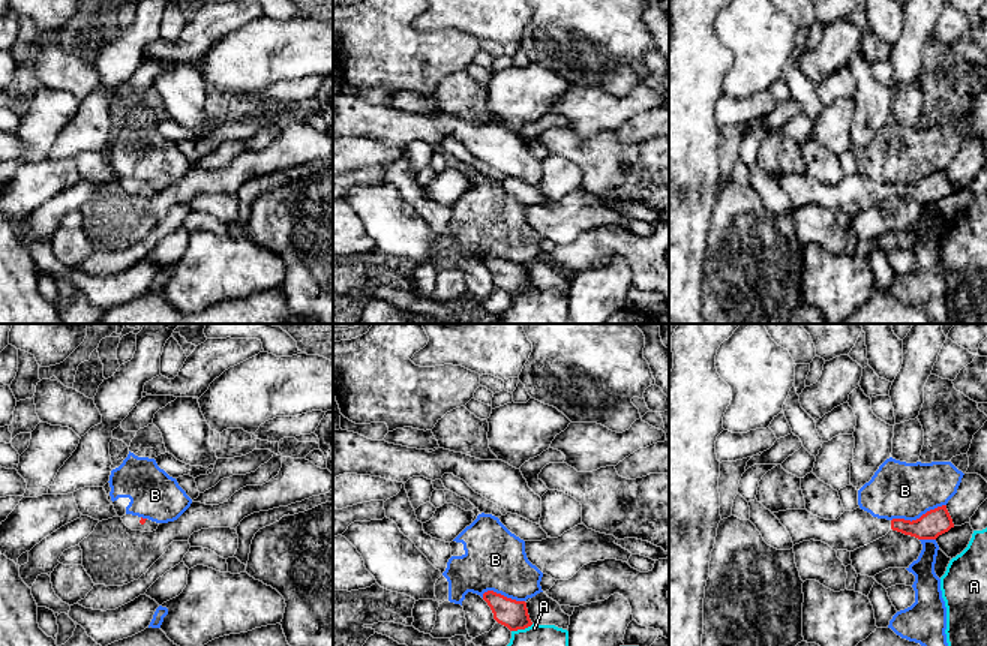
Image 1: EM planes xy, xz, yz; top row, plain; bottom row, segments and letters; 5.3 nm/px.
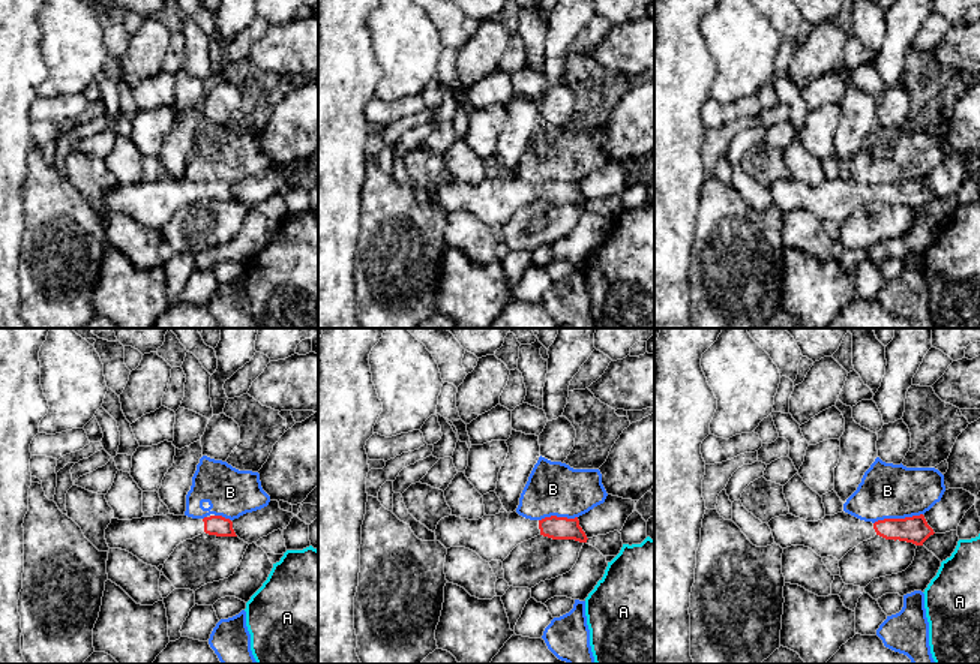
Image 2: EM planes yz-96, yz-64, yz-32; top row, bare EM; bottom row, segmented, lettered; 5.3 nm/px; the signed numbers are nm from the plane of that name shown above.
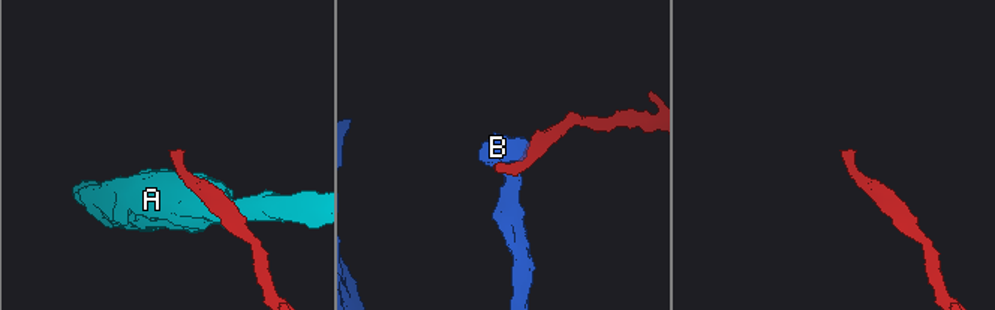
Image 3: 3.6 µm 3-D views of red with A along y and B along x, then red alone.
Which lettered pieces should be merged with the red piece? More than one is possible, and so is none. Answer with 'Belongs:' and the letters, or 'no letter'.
Belongs: no letter

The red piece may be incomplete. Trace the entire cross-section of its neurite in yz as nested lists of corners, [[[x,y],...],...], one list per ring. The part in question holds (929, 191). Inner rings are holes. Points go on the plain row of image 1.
[[[946,169],[927,175],[916,184],[878,183],[856,172],[844,175],[837,184],[825,184],[804,174],[772,177],[789,196],[794,210],[802,205],[822,205],[832,214],[854,216],[882,201],[891,193],[918,204],[936,204],[954,192]]]

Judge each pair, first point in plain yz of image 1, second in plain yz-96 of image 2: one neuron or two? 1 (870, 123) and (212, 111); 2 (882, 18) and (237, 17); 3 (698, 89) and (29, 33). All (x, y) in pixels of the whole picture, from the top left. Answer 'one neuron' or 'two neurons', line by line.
1: two neurons
2: two neurons
3: one neuron

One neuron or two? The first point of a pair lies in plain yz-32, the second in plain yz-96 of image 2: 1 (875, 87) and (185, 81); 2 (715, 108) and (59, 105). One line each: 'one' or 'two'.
1: one
2: one

